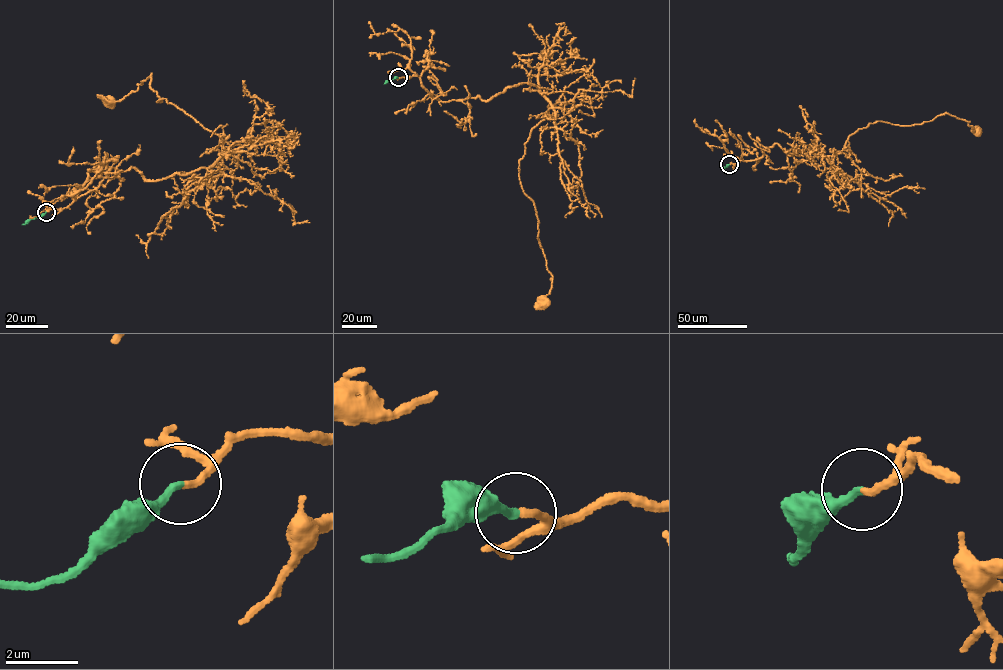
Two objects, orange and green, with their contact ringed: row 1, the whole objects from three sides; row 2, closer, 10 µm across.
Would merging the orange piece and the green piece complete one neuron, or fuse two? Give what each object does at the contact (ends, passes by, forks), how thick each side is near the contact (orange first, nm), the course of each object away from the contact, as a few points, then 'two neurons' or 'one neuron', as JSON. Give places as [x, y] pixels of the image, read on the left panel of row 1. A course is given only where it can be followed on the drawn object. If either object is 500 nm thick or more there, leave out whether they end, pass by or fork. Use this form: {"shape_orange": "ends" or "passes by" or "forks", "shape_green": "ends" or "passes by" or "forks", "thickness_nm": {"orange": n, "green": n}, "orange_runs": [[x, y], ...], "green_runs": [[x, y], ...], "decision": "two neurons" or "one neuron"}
{"shape_orange": "ends", "shape_green": "ends", "thickness_nm": {"orange": 190, "green": 200}, "orange_runs": [[46, 212], [71, 205], [98, 163], [157, 180], [223, 153], [219, 136], [156, 101], [151, 74], [109, 101]], "green_runs": [[46, 212], [21, 224]], "decision": "one neuron"}

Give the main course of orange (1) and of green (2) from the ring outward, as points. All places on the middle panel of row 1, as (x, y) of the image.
1: (398, 77), (417, 75), (445, 101), (487, 101), (528, 83), (548, 101), (519, 171), (552, 276), (544, 302)
2: (398, 77), (384, 83)

